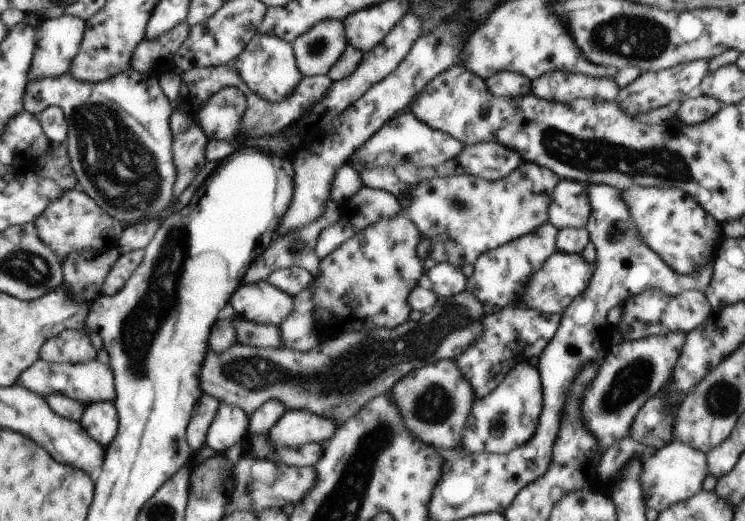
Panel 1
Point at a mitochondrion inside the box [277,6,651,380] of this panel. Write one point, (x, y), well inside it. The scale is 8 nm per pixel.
(321, 46)

